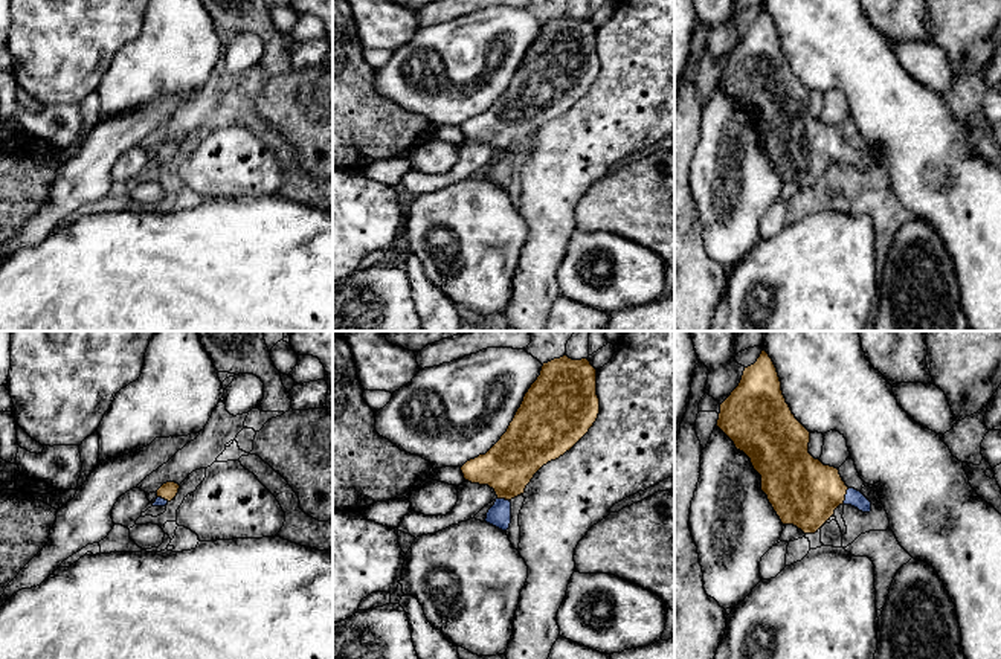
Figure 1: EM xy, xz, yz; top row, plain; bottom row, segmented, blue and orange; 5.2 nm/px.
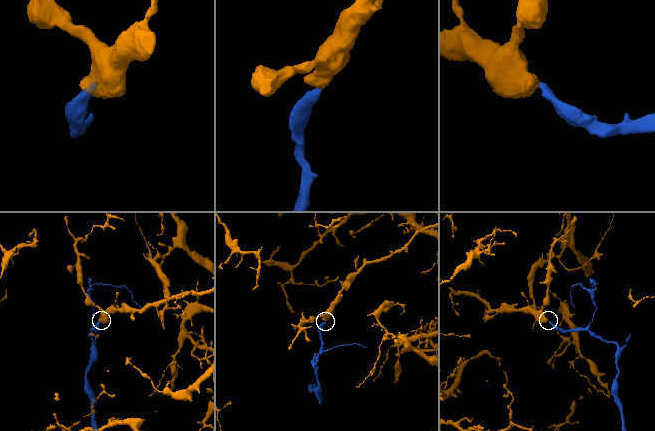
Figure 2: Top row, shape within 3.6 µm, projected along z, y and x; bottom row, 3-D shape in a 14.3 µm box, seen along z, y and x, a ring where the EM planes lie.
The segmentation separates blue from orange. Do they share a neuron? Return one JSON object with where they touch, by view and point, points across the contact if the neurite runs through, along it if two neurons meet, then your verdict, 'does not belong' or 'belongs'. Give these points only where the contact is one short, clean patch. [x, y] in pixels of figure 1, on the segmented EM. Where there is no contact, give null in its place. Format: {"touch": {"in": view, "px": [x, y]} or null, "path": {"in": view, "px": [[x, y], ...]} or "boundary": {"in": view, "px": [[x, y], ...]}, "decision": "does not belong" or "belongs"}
{"touch": {"in": "yz", "px": [846, 496]}, "path": {"in": "yz", "px": [[853, 498], [846, 496], [833, 491], [803, 491]]}, "decision": "belongs"}

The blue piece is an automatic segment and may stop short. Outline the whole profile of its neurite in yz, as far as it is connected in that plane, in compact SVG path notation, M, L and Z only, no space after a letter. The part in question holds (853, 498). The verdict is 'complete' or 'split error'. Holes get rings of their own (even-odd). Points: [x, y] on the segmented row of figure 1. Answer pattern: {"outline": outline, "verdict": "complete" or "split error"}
{"outline": "M764 349L720 404L716 426L751 459L783 525L815 534L842 503L871 511L871 502L848 488L838 468L809 453L810 432L786 403L777 368Z", "verdict": "split error"}

